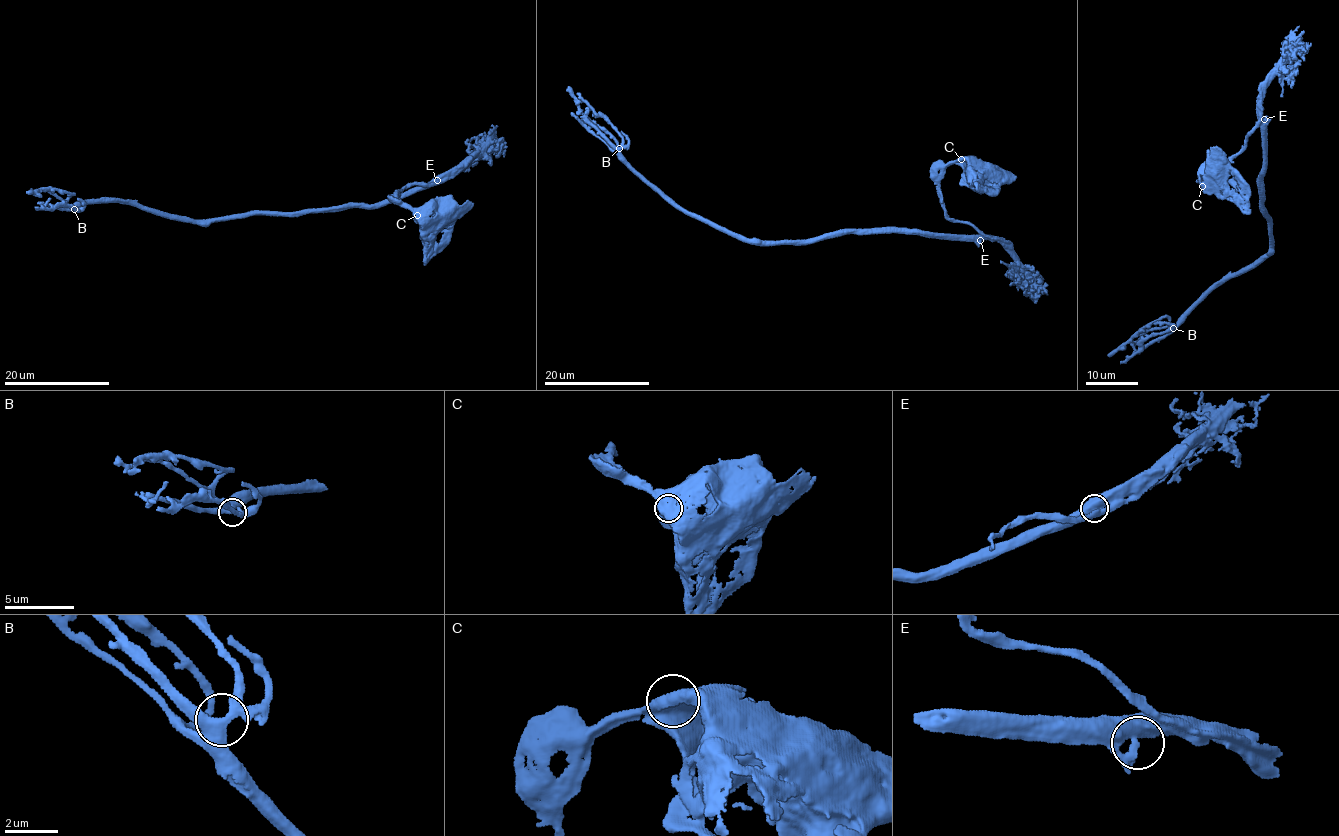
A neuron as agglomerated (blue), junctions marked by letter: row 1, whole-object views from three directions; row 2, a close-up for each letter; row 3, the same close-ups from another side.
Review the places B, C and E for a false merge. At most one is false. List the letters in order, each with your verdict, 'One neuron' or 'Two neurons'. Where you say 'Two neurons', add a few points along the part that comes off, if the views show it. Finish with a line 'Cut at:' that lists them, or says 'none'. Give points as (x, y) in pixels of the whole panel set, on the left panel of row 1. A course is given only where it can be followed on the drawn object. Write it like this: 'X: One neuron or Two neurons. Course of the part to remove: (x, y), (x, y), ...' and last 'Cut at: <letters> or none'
B: One neuron
C: One neuron
E: One neuron
Cut at: none

